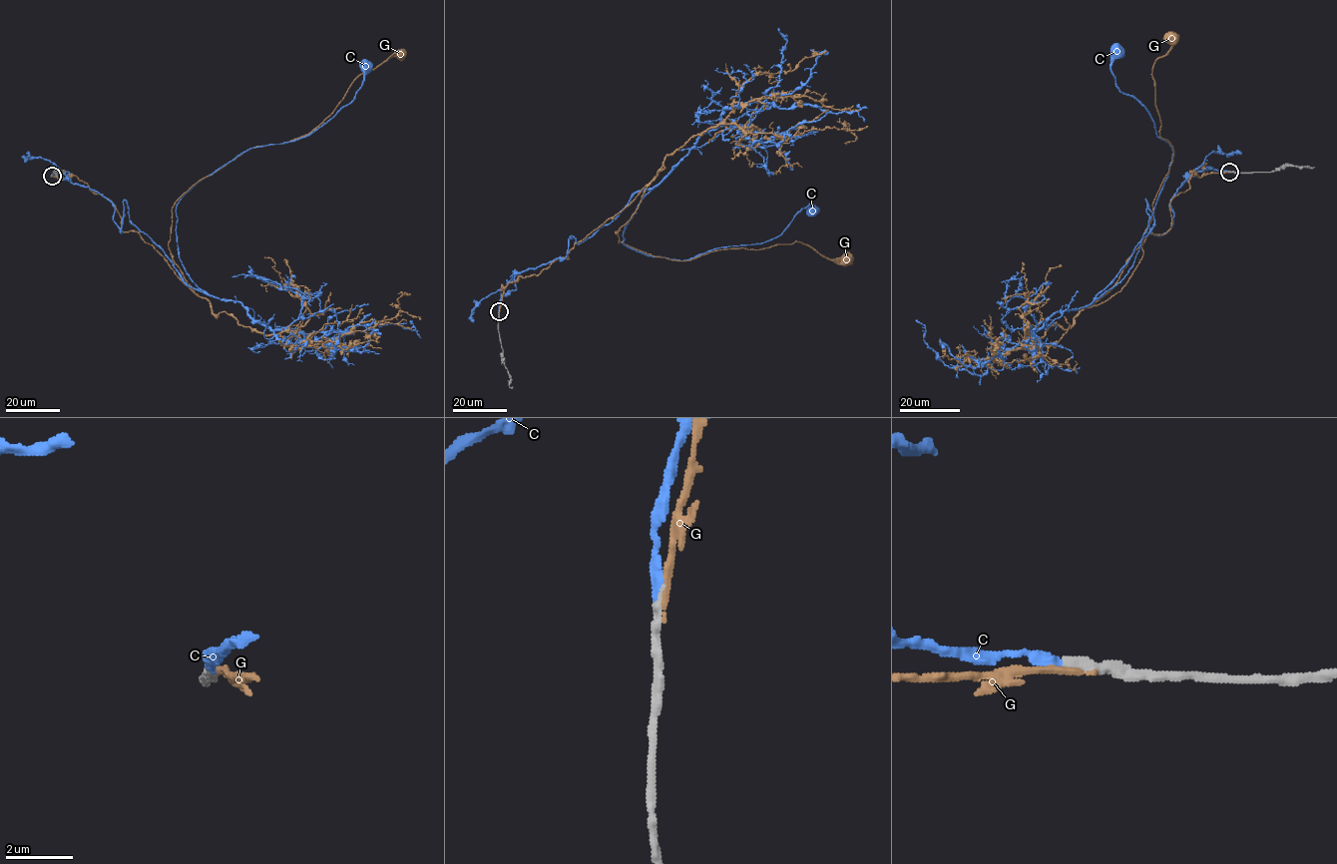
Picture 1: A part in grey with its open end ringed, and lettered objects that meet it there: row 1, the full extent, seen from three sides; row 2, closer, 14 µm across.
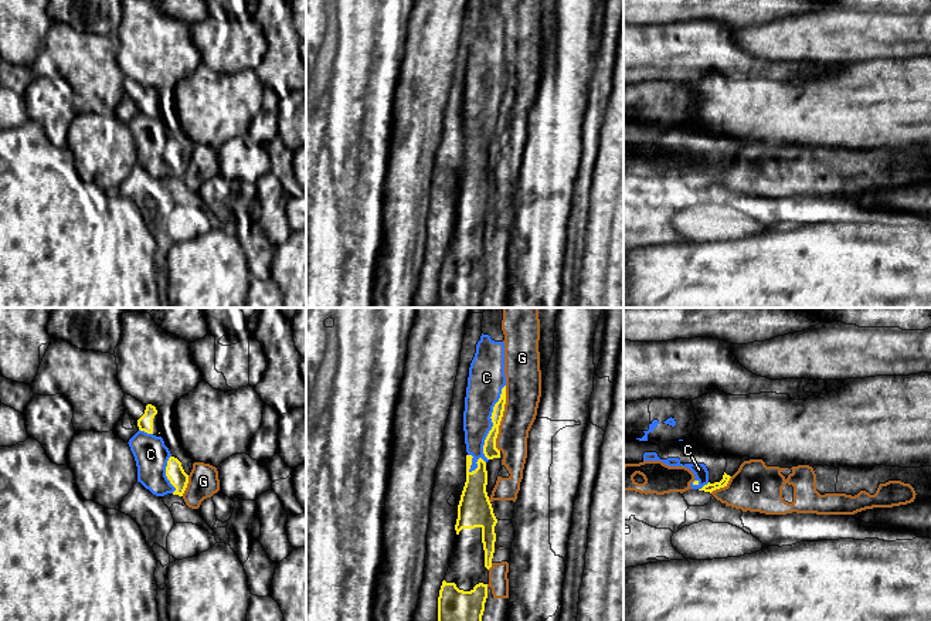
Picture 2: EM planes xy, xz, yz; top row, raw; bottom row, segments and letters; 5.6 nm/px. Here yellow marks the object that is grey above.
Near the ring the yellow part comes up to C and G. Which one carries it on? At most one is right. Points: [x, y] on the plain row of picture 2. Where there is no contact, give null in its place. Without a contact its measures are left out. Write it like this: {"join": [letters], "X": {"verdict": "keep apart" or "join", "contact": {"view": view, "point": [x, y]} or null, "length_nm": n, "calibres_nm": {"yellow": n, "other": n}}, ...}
{"join": ["C"], "C": {"verdict": "join", "contact": {"view": "xz", "point": [492, 104]}, "length_nm": 440, "calibres_nm": {"yellow": 80, "other": 200}}, "G": {"verdict": "keep apart", "contact": {"view": "xz", "point": [500, 101]}, "length_nm": 380, "calibres_nm": {"yellow": 80, "other": 200}}}

